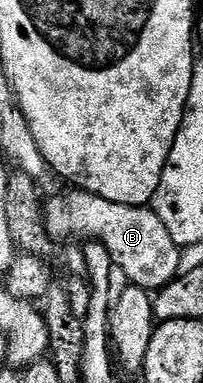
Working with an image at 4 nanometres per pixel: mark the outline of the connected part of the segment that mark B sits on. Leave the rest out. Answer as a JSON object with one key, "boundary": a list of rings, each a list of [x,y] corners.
{"boundary":[[[68,188],[65,194],[56,194],[49,202],[45,201],[42,211],[45,228],[53,240],[69,234],[79,240],[101,242],[112,257],[113,267],[124,272],[133,286],[155,292],[177,277],[181,247],[174,244],[166,224],[158,220],[151,208],[114,204],[114,200],[102,200],[102,196]]]}

